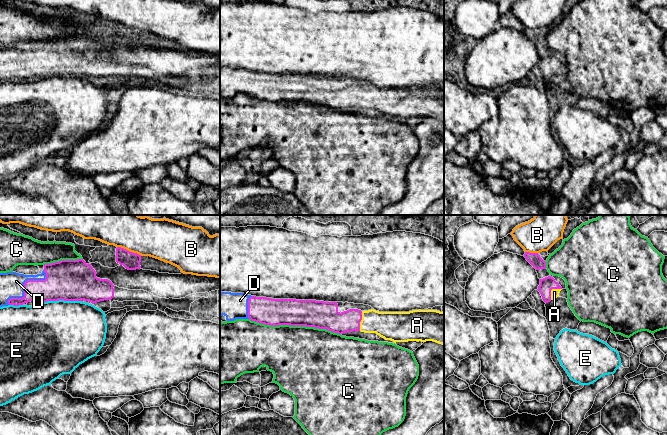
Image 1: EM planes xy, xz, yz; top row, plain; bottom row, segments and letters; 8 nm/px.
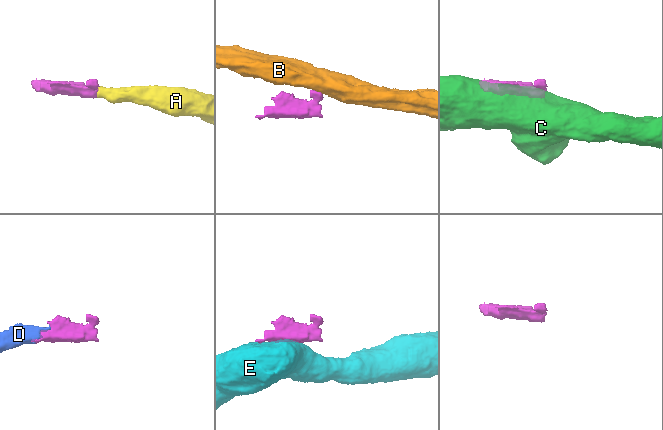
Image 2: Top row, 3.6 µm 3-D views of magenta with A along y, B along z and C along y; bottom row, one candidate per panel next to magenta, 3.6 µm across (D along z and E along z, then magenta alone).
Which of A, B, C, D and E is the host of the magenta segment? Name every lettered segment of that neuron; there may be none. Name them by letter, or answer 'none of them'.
A, D

